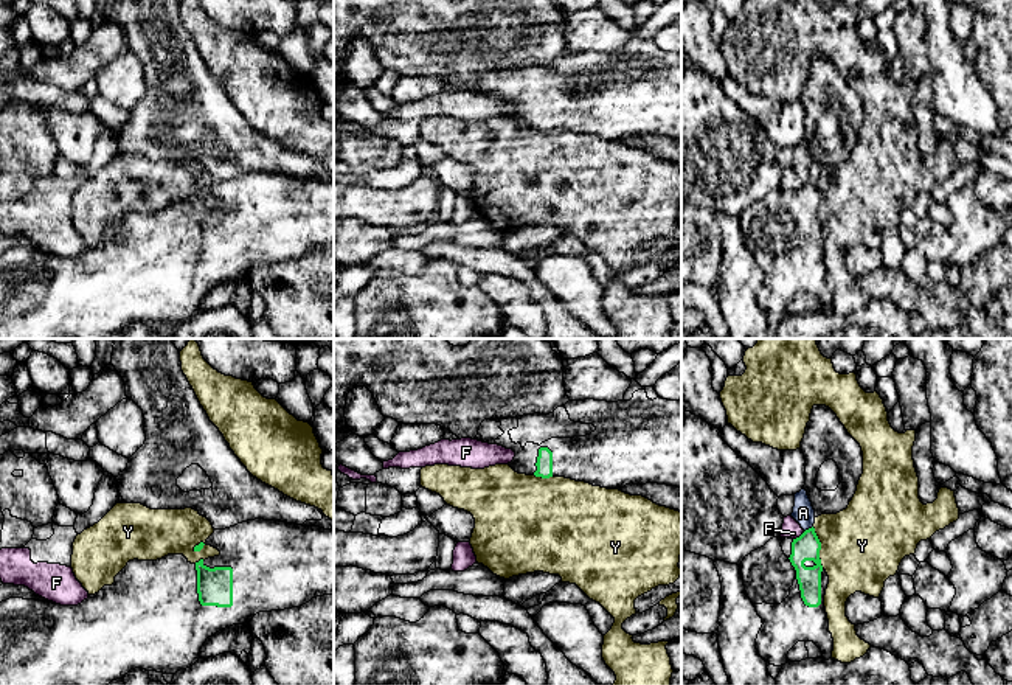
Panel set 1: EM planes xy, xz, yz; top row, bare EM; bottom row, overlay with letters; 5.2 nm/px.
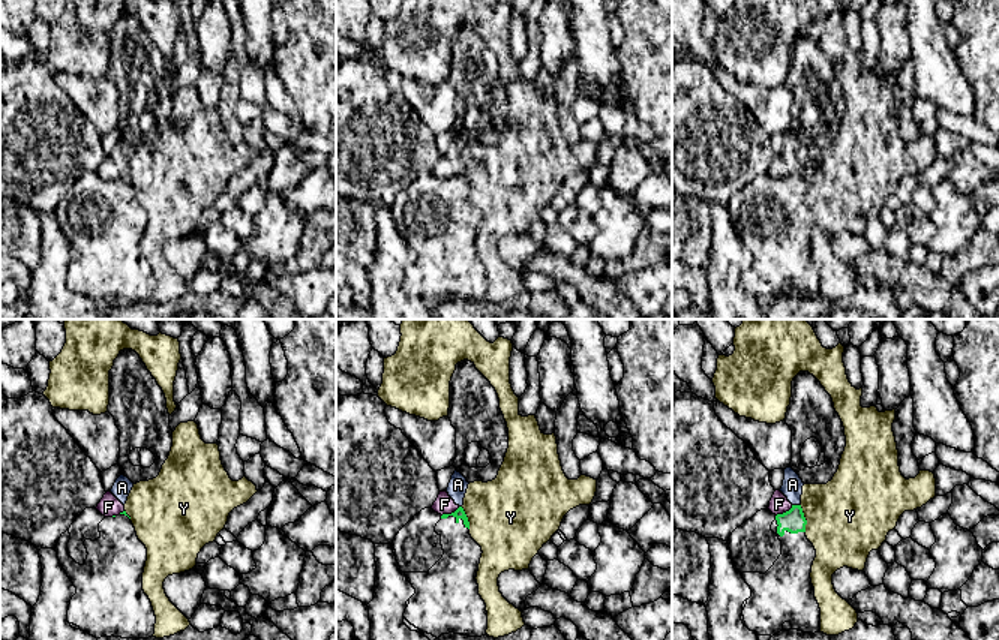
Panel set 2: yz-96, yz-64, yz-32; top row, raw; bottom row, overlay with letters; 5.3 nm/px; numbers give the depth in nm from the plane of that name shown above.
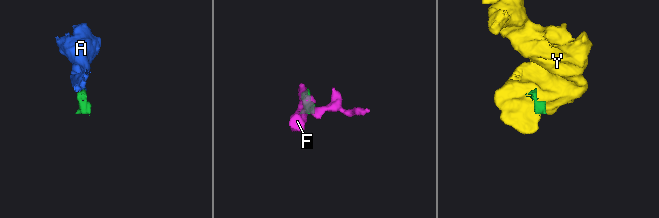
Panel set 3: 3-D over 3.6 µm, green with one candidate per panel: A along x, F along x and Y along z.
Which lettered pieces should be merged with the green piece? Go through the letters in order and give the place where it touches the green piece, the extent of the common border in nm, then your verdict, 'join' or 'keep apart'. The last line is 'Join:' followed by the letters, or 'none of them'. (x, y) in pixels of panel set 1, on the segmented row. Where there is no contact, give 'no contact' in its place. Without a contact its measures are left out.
A: meets green in yz at (809, 528); contact 60 nm long; keep apart
F: meets green in yz at (800, 536); contact 80 nm long; keep apart
Y: meets green in yz at (820, 547); contact 220 nm long; keep apart
Join: none of them

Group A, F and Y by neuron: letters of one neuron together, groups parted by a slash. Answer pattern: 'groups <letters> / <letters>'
groups A F / Y

